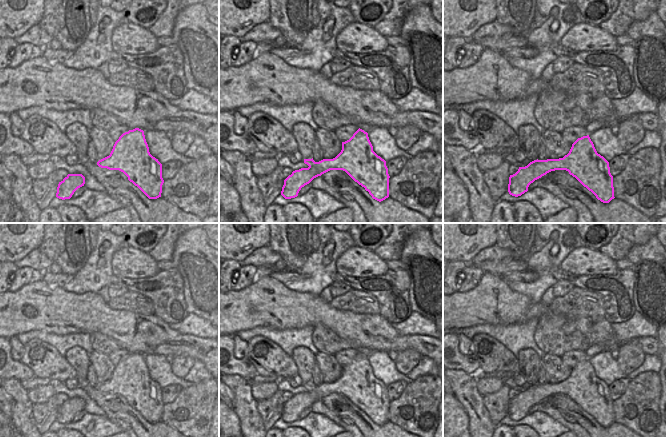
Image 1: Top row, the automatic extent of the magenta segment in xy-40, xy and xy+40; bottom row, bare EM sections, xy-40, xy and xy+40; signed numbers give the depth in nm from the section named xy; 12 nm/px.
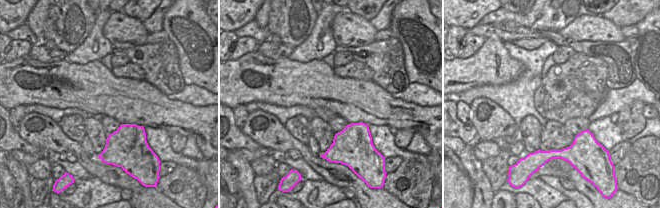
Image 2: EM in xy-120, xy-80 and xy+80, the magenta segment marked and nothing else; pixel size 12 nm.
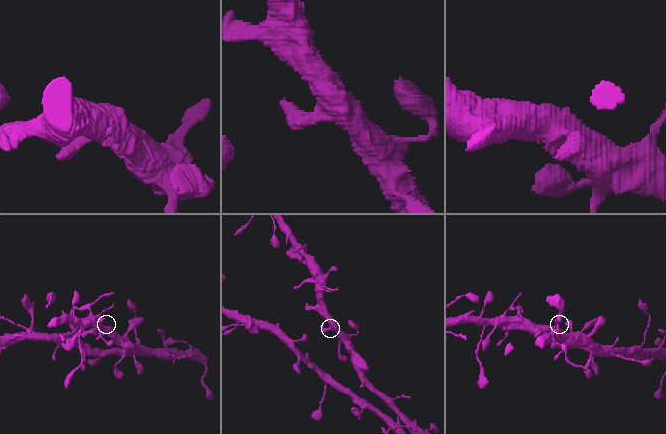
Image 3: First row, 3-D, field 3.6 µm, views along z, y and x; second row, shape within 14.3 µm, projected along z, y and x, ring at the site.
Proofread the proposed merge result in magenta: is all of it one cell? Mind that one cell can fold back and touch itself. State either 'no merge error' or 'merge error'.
no merge error

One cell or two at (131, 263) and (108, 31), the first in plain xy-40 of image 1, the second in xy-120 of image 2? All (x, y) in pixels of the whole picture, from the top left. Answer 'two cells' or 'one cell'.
one cell

